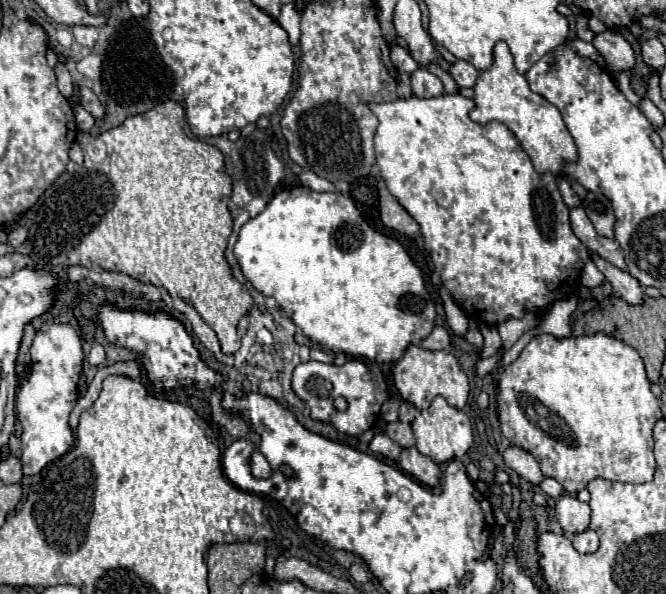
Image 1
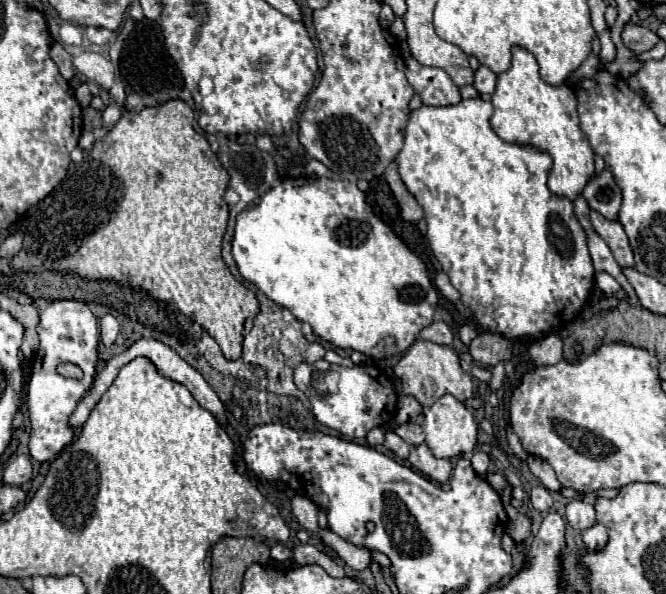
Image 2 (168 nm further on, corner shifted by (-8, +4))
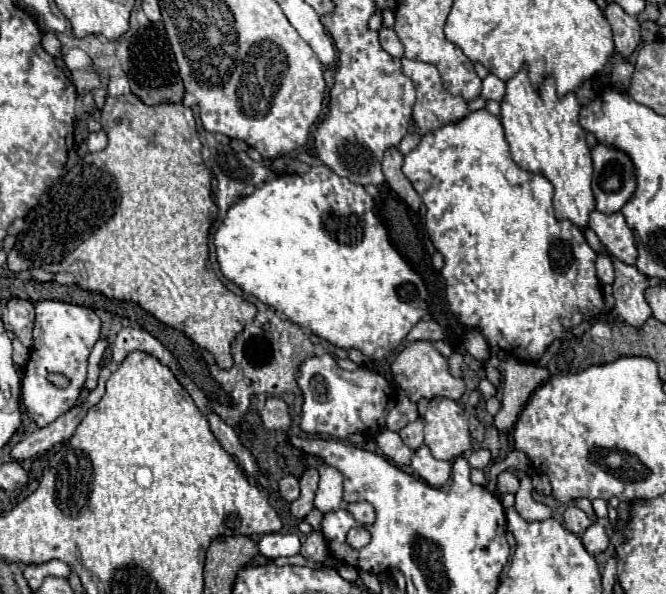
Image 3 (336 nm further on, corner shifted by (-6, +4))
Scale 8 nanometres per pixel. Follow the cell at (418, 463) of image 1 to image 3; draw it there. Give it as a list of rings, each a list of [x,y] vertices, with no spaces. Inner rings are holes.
[[[422,446],[414,452],[412,468],[420,478],[424,478],[430,486],[436,486],[436,488],[444,486],[452,472],[452,464],[444,462],[444,460],[436,460],[426,446]]]

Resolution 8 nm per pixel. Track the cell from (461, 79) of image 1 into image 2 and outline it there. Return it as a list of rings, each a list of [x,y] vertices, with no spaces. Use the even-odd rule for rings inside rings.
[[[480,66],[480,70],[474,74],[474,88],[480,94],[494,94],[494,90],[496,90],[496,74],[490,68]]]

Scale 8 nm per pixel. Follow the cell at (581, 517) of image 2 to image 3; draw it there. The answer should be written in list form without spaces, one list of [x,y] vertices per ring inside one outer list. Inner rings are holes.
[[[572,504],[566,508],[566,512],[564,512],[564,526],[566,526],[572,534],[584,532],[590,524],[592,524],[590,516],[588,516],[586,512],[582,512],[580,508],[576,508],[576,506],[572,506]]]

